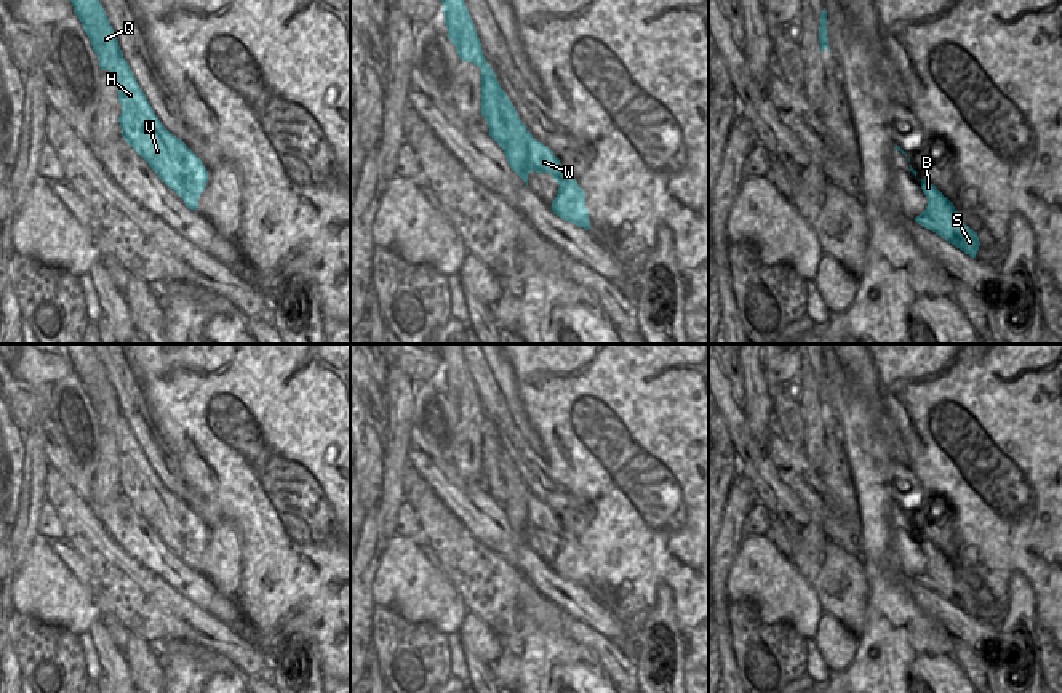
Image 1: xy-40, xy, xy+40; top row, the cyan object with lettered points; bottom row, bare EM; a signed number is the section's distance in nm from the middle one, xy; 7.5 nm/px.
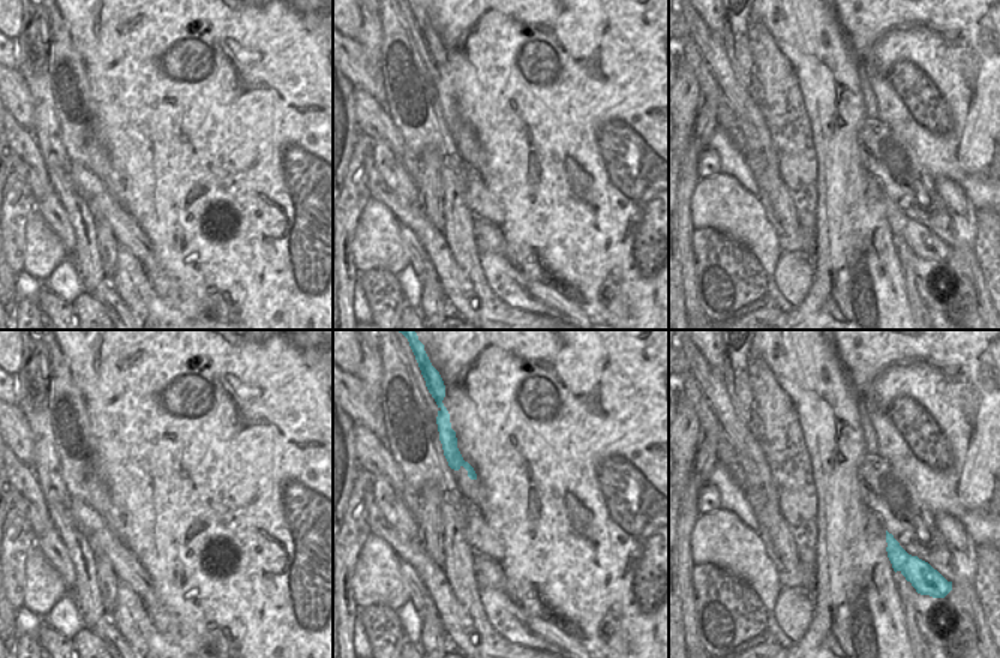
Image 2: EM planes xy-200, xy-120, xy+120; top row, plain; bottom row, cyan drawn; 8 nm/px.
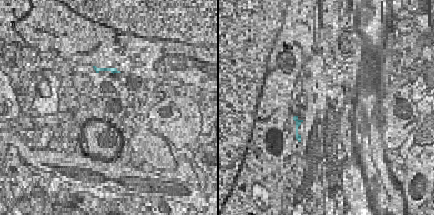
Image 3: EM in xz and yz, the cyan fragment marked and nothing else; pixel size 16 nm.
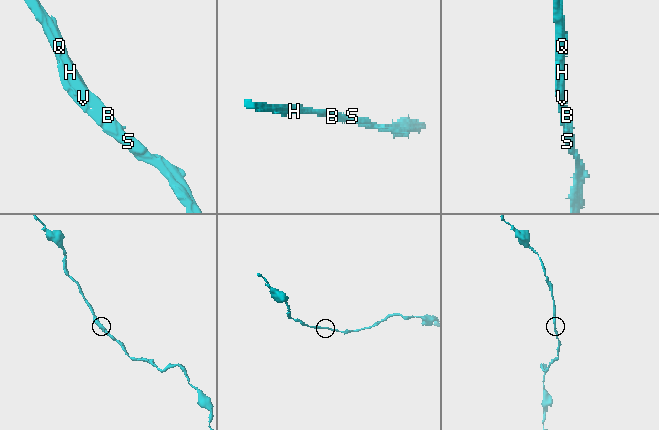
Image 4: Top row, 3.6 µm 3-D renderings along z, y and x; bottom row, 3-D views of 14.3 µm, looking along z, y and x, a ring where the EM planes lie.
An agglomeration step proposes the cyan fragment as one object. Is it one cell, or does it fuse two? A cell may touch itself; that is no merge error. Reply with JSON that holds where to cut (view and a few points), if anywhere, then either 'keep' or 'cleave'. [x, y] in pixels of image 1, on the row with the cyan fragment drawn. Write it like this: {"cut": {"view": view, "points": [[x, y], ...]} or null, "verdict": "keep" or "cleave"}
{"cut": null, "verdict": "keep"}

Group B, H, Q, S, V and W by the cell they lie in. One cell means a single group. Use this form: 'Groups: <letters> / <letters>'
Groups: B H Q S V W

